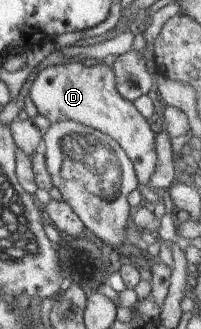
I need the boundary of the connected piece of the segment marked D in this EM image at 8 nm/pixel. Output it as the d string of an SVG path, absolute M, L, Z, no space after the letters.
M74 58L67 59L58 65L39 68L30 86L28 96L36 108L37 115L46 118L50 123L73 121L109 135L131 160L136 181L145 188L156 192L164 203L165 212L171 215L172 201L169 192L149 186L149 178L157 164L155 144L153 143L156 130L153 130L154 128L146 121L147 119L135 109L133 103L123 98L116 90L115 77L111 67L106 66L102 61Z

